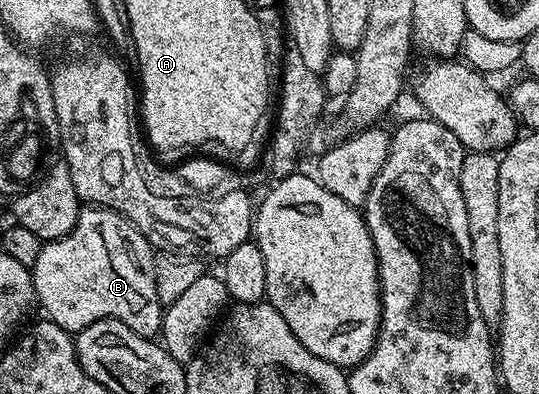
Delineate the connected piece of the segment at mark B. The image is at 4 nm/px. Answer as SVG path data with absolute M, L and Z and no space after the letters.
M89 205L81 209L74 228L66 236L45 242L31 266L35 301L45 310L47 321L69 332L79 332L103 318L126 324L138 336L155 339L162 330L162 307L154 288L154 251L150 243L121 214L105 206Z

